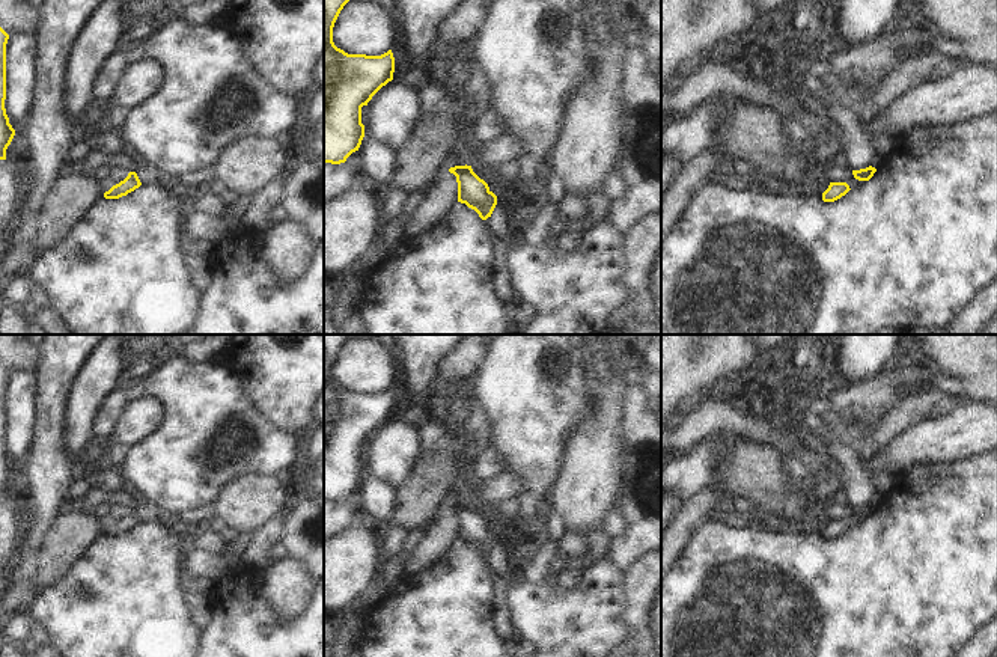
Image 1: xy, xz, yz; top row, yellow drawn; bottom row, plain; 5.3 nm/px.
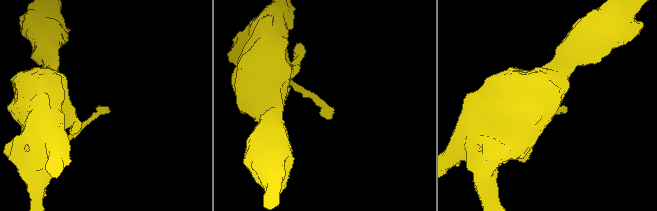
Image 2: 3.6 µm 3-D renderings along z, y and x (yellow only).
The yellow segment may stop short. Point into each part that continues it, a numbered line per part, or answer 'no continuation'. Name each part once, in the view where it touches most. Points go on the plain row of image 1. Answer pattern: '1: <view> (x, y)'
no continuation.

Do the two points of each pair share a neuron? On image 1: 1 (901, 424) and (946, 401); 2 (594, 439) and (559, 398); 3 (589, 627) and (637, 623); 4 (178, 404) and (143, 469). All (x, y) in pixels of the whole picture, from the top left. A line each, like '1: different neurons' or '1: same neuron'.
1: same neuron
2: different neurons
3: different neurons
4: same neuron

